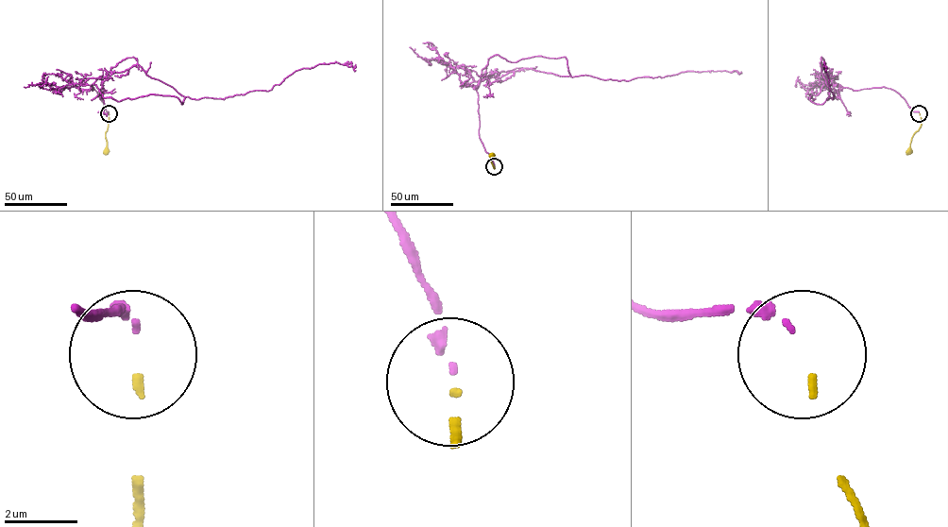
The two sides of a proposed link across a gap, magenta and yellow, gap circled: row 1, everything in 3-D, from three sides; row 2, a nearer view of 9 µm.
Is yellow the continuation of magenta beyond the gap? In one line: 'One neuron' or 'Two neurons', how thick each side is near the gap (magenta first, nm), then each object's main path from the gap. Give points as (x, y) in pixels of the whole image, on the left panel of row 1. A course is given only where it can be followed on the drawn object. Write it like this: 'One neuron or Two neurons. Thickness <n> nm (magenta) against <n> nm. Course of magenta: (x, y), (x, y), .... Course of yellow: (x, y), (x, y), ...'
One neuron. Thickness 100 nm (magenta) against 180 nm. Course of magenta: (109, 112), (91, 87), (104, 70), (139, 64), (197, 99), (268, 91), (321, 63), (355, 70). Course of yellow: (109, 113), (106, 151)

